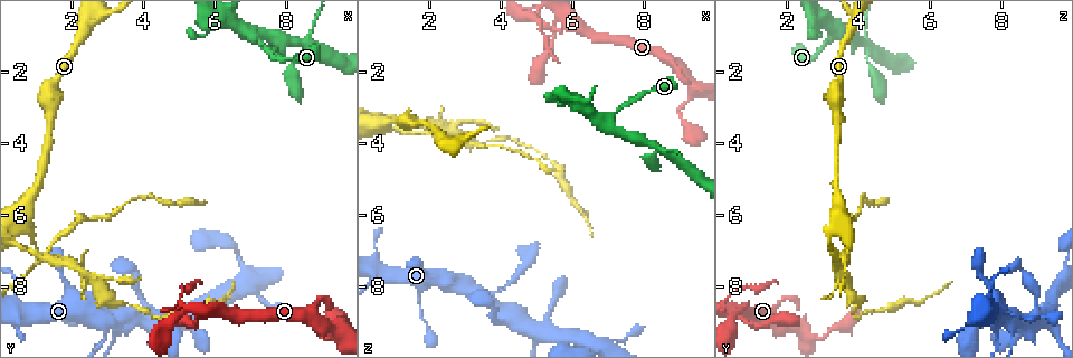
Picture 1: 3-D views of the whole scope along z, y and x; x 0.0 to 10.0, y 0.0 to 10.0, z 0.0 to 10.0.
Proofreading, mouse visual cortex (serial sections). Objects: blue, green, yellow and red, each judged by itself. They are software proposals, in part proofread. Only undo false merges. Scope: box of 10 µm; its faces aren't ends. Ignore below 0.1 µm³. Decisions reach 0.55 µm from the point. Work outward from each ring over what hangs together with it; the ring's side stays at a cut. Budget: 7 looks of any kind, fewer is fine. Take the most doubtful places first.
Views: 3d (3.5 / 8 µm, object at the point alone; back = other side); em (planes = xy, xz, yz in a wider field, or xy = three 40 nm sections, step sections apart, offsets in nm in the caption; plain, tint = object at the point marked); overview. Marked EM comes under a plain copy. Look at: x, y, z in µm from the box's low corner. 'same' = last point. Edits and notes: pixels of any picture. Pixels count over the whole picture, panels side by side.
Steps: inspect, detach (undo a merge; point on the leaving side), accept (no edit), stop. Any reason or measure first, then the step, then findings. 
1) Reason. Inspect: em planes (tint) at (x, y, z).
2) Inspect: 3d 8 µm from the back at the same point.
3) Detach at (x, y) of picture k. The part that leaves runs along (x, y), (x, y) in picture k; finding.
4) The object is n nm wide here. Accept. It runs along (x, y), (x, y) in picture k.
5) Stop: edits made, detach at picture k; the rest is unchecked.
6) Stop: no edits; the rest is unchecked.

Thin neck. Inspect: 3d 3.5 µm at (1.10, 7.20, 3.40).

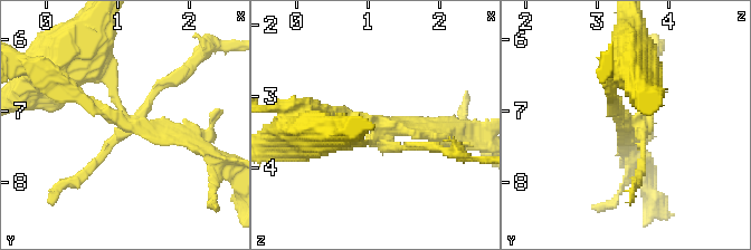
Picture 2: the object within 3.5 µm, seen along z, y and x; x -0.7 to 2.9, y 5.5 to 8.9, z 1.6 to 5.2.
4 arms meet here; the arms are 100, 150, 150, 200 nm wide. Inspect: em xy step 3 (tint) at (1.10, 7.20, 3.40).

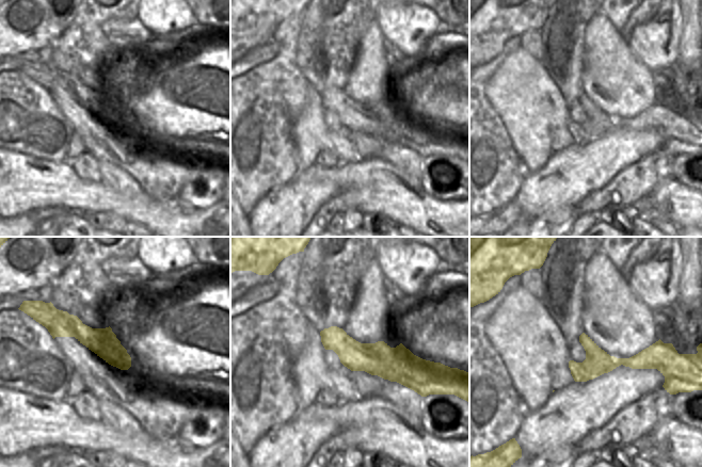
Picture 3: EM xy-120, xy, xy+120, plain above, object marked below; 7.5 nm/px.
Detach at (637, 144) of picture 2. The part that leaves runs along (612, 82), (612, 106), (627, 130) in picture 2; two cells meet here.

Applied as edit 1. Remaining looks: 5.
Redraw. Inspect: overview.

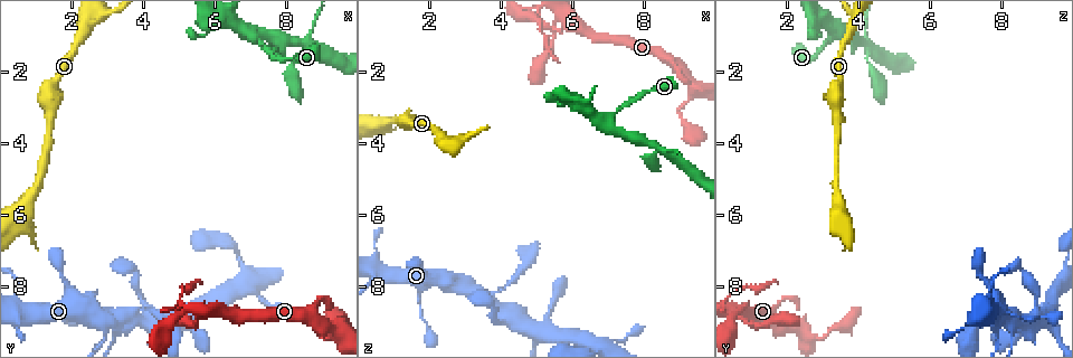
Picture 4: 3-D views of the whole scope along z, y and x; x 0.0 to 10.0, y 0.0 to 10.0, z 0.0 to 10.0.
Abrupt turn. Inspect: em xy step 1 (tint) at (8.50, 1.20, 4.20).

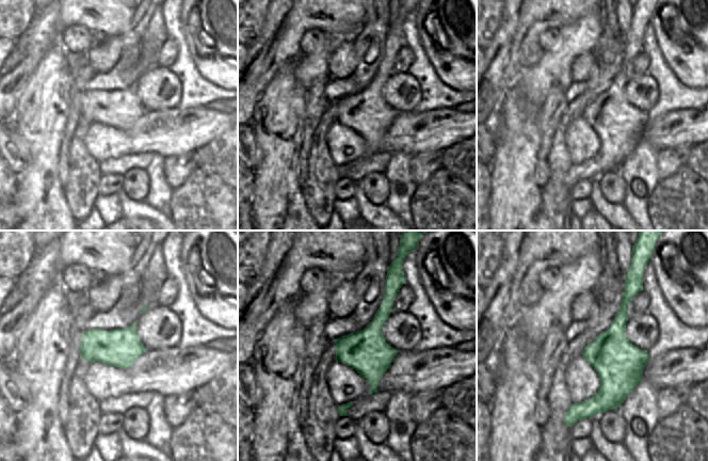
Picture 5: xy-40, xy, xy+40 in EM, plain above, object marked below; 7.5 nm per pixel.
Inspect: 3d 3.5 µm at the same point.

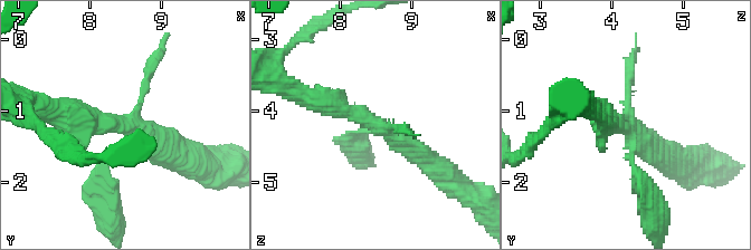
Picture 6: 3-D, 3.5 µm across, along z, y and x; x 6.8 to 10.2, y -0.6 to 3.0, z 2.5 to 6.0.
4 arms meet here. Accept. It runs along (314, 101), (367, 117), (438, 169) in picture 6; one cell here.

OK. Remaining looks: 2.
Four arms meet. Inspect: 3d 3.5 µm at (2.95, 9.10, 7.90).

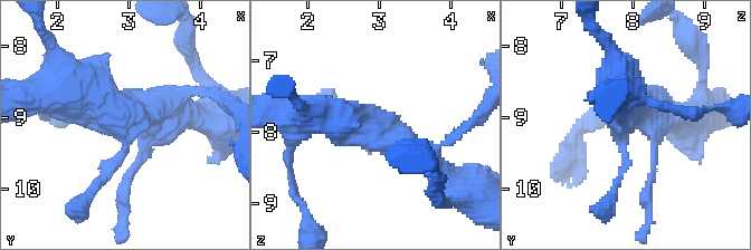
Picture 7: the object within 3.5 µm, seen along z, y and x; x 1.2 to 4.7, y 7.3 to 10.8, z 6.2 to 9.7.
Inspect: em xy step 3 (tint) at (2.85, 9.10, 7.90).

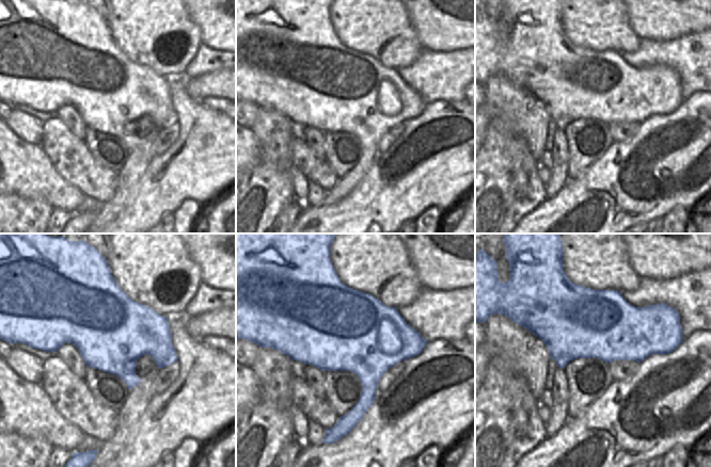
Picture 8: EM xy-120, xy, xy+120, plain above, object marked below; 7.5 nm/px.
Accept. It runs along (63, 94), (122, 111), (125, 148), (91, 186) in picture 7; all the same cell.

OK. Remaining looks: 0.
Stop: edits made, detach at picture 2; the rest is unchecked.

